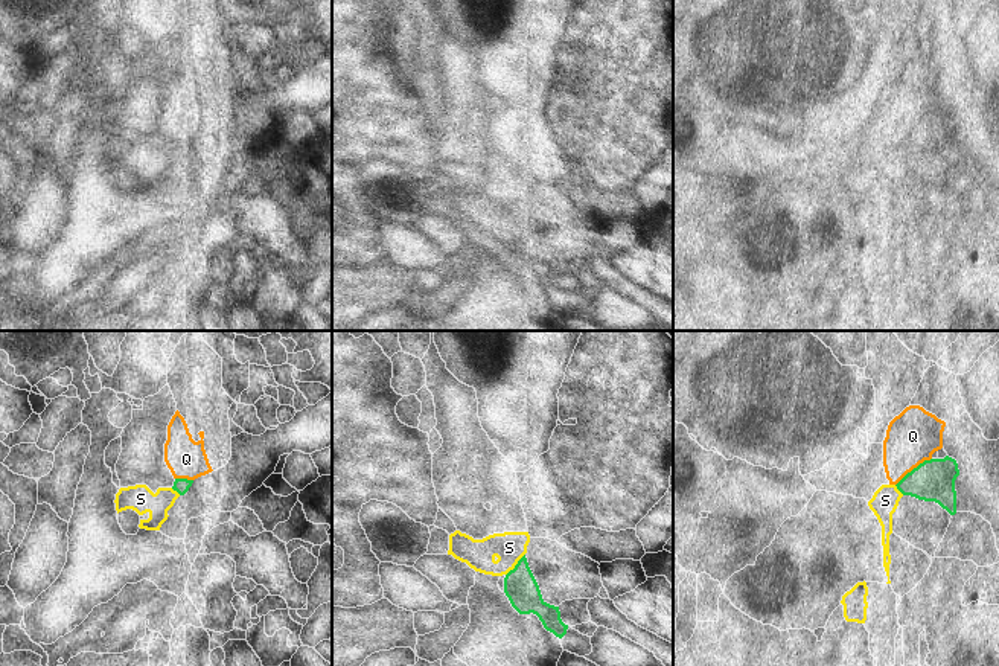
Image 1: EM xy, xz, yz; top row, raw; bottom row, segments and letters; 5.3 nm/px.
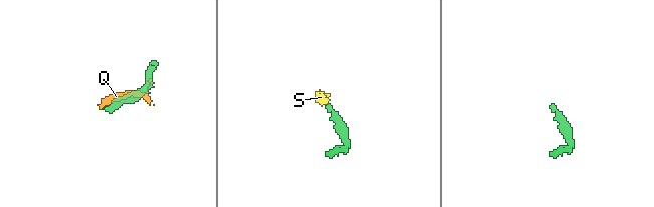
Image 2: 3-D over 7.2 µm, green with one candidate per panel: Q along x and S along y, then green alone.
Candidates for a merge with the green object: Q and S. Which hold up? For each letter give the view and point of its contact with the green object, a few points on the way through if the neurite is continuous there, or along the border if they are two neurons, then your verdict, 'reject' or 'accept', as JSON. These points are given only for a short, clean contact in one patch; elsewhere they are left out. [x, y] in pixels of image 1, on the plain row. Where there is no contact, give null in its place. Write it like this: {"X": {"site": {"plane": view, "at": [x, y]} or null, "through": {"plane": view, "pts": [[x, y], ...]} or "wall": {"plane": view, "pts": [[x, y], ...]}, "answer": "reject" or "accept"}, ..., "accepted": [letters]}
{"Q": {"site": {"plane": "yz", "at": [914, 127]}, "answer": "reject"}, "S": {"site": {"plane": "xz", "at": [517, 223]}, "through": {"plane": "xz", "pts": [[520, 244], [517, 223], [509, 206]]}, "answer": "accept"}, "accepted": ["S"]}

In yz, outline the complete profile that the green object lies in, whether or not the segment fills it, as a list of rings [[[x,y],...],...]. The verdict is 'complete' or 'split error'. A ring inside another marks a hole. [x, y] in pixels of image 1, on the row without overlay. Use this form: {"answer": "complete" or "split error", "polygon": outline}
{"answer": "split error", "polygon": [[[930,117],[908,131],[897,143],[882,143],[868,160],[870,168],[882,184],[883,226],[889,239],[889,194],[892,192],[892,172],[903,154],[924,160],[935,160],[950,174],[956,172],[955,139],[959,134],[955,117]]]}

